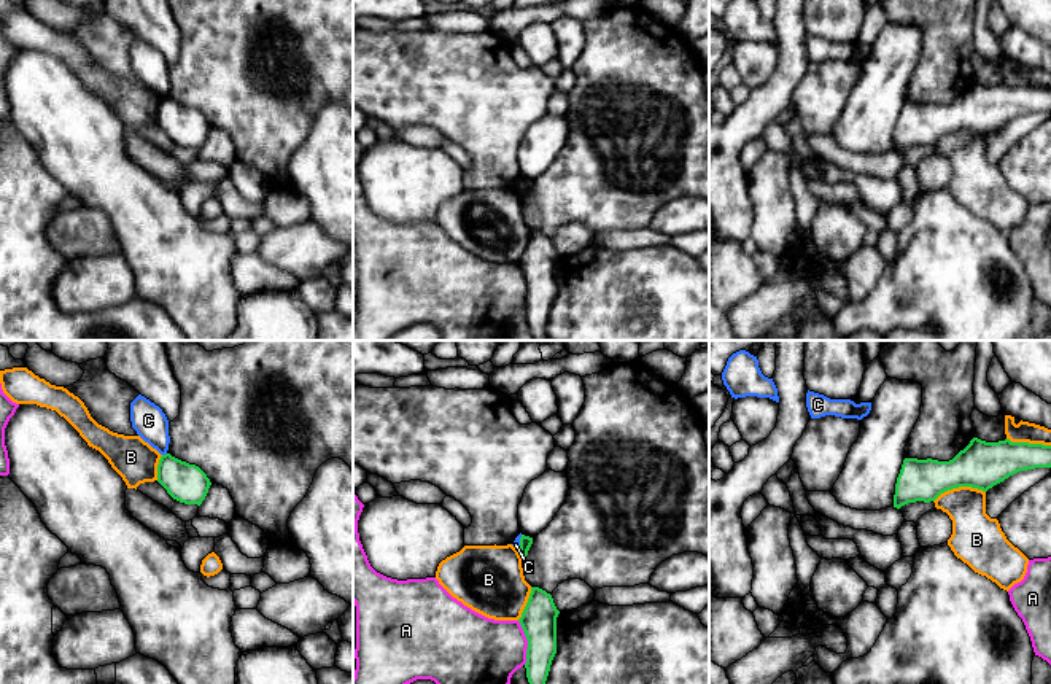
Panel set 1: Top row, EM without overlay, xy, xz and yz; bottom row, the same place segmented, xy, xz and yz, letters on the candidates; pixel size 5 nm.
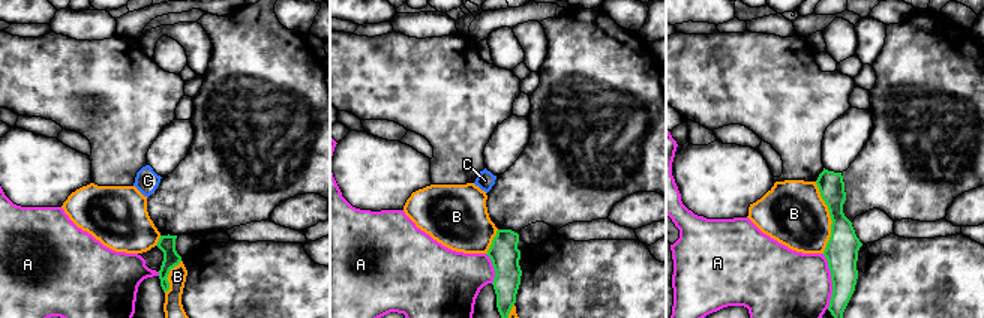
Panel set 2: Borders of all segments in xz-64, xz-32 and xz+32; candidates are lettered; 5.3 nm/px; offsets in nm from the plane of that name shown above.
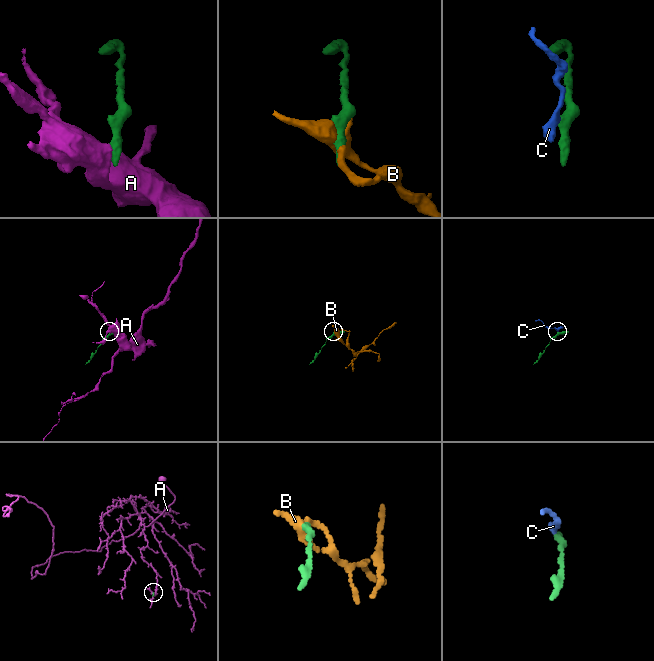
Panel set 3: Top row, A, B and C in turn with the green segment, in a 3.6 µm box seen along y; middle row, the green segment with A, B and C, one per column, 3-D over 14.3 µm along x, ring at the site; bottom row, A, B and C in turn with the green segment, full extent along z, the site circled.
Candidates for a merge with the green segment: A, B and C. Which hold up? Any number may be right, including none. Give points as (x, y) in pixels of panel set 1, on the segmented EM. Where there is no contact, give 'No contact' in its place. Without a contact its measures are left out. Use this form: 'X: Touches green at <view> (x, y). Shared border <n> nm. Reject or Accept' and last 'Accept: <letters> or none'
A: Touches green at xz (528, 643). Shared border 220 nm. Reject
B: Touches green at yz (959, 485). Shared border 280 nm. Reject
C: Touches green at xy (166, 454). Shared border 30 nm. Reject
Accept: none

